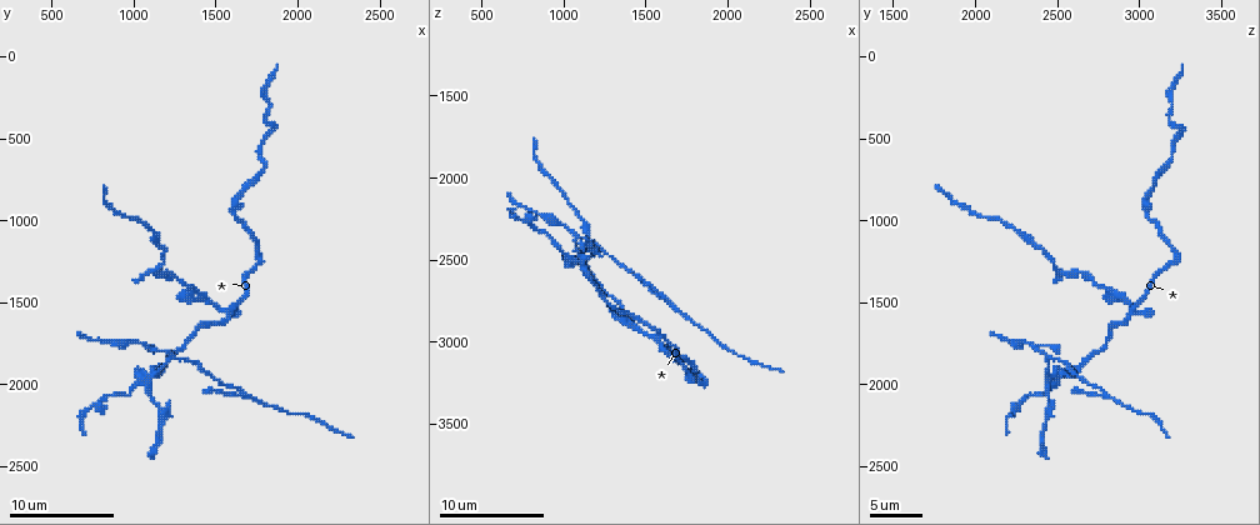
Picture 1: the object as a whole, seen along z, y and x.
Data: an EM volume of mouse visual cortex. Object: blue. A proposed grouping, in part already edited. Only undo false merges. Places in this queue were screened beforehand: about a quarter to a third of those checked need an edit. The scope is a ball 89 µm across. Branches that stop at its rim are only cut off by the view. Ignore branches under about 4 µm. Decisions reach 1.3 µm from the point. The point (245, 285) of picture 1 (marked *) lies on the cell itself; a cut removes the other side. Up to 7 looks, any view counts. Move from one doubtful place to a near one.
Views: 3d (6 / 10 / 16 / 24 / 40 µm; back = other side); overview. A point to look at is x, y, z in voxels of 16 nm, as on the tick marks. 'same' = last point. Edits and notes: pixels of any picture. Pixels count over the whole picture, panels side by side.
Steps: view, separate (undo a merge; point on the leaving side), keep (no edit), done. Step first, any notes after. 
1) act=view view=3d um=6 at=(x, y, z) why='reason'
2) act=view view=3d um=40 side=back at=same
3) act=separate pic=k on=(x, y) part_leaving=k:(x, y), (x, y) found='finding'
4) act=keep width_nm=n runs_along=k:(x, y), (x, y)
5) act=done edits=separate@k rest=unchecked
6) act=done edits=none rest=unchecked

act=view view=3d um=16 at=(1640, 840, 3040) why='thick turns thin'

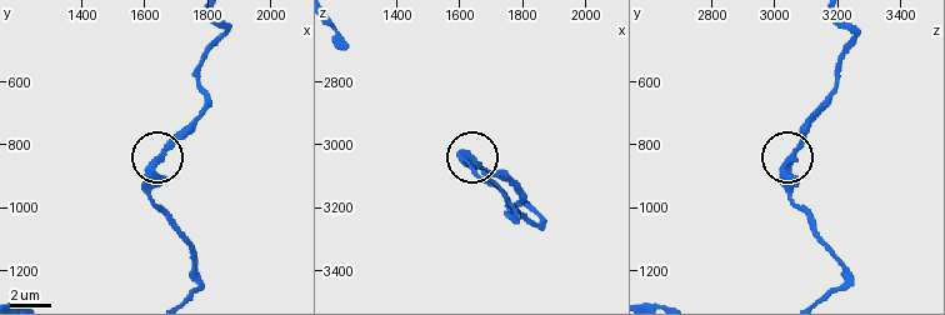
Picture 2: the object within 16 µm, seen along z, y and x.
act=keep runs_along=2:(831, 291), (840, 261), (791, 195), (788, 155), (810, 126) found='all the same cell'

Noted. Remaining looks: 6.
act=view view=3d um=10 at=(1800, 380, 3180) why='thick turns thin'

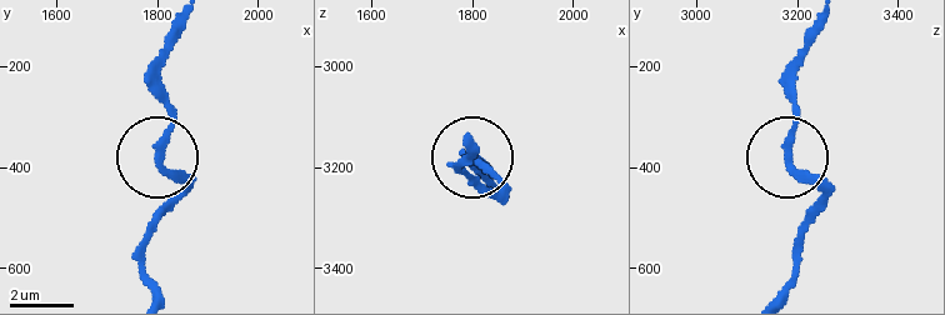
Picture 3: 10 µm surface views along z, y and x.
act=view view=3d um=10 side=back at=(1810, 385, 3190) why='other side'

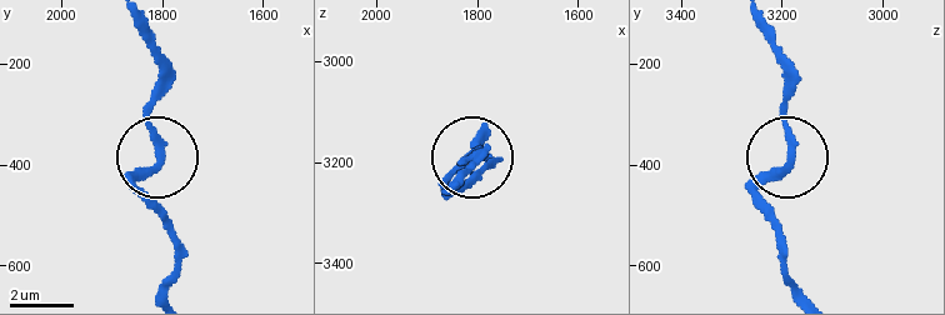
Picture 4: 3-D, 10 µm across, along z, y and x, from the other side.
act=keep width_nm=230 runs_along=4:(165, 286), (173, 230), (138, 181), (158, 149), (158, 55) found='all the same cell'

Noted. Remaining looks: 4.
act=view view=3d um=10 at=(1100, 1940, 2440) why='three-way junction'

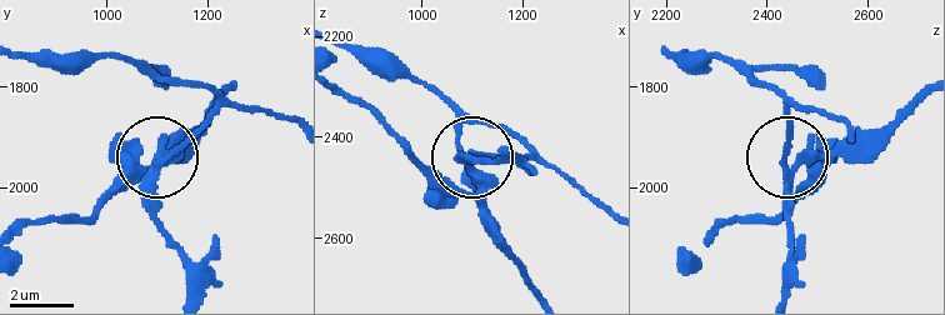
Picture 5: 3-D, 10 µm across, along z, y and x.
act=separate pic=5 on=(150, 190) width_nm=210 part_leaving=5:(811, 156), (790, 145), (793, 108), (814, 108), (846, 124) found='two cells meet here'

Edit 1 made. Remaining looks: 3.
act=done edits=separate@5 rest=unchecked

